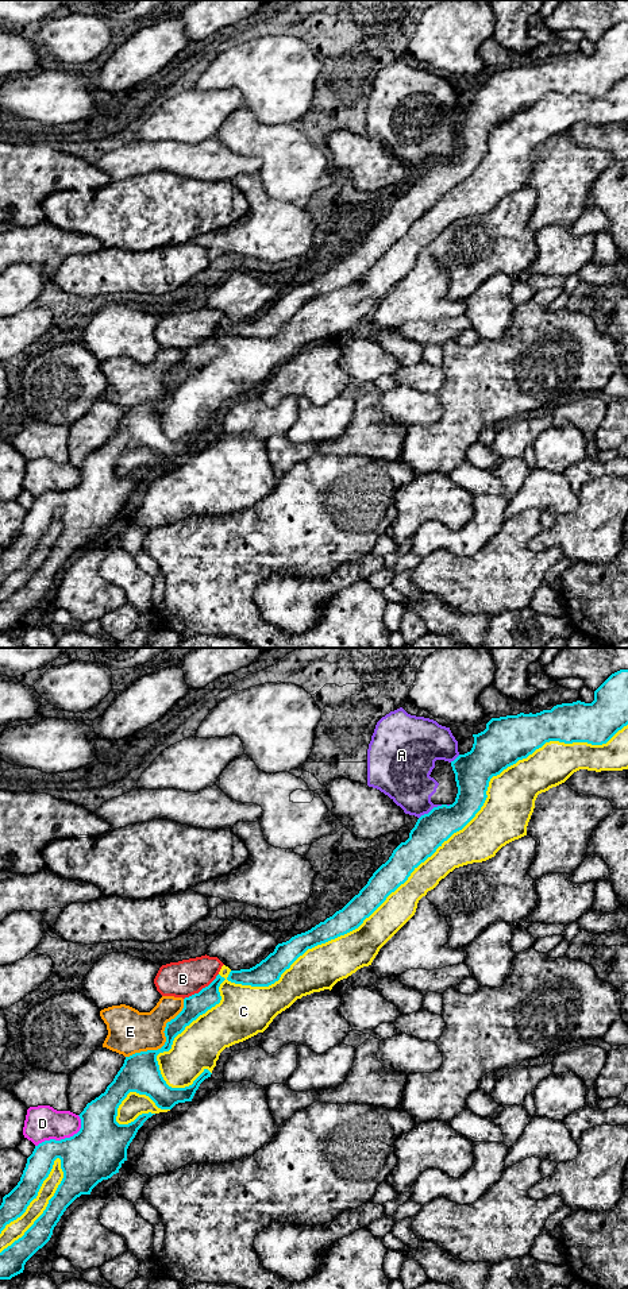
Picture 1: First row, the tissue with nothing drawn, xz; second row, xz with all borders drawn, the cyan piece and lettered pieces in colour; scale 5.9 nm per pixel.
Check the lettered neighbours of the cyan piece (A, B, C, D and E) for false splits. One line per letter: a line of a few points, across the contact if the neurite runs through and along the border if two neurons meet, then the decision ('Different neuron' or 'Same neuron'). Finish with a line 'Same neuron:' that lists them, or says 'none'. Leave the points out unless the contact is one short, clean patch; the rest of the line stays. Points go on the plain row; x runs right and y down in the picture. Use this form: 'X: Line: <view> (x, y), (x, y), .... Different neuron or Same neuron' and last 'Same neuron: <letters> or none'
A: Different neuron
B: Different neuron
C: Same neuron
D: Different neuron
E: Different neuron
Same neuron: C

